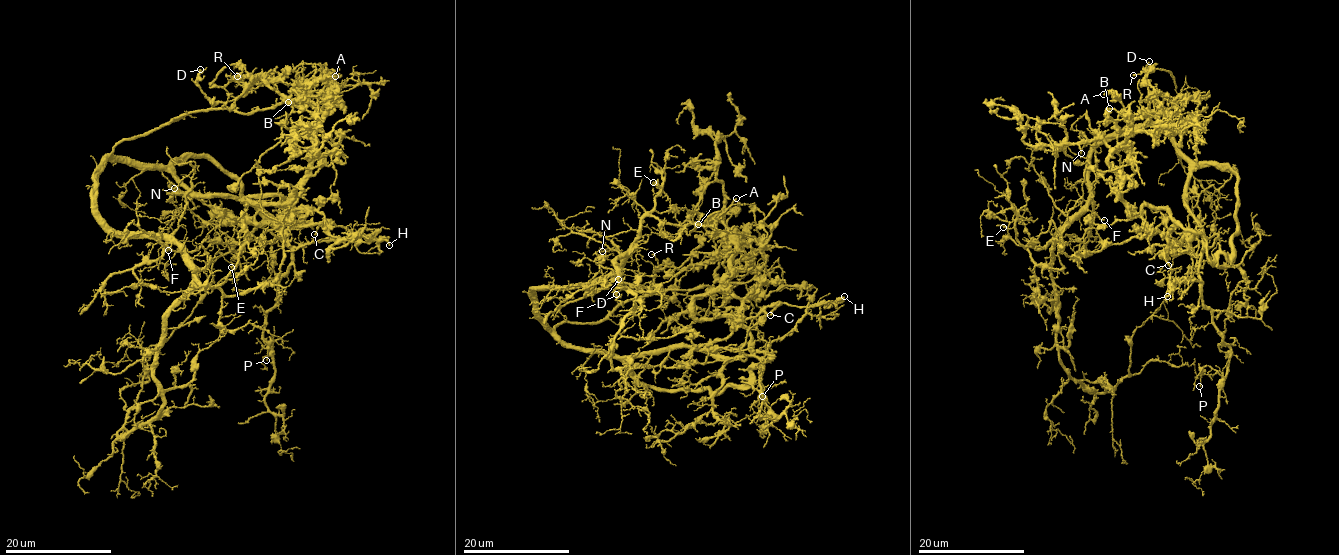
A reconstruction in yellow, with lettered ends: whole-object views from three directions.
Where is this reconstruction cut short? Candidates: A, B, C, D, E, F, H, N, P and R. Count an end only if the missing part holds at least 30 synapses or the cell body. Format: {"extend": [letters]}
{"extend": ["F"]}

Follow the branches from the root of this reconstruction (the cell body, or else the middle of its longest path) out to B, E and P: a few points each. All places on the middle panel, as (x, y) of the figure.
B: (536, 289), (539, 318), (551, 328), (601, 322), (690, 266), (718, 259), (726, 238), (698, 224)
E: (536, 289), (591, 284), (616, 269), (620, 257), (640, 234), (642, 220), (654, 205), (660, 190), (653, 182)
P: (536, 289), (541, 319), (568, 344), (629, 357), (692, 346), (760, 358), (762, 419), (770, 412), (762, 396)

